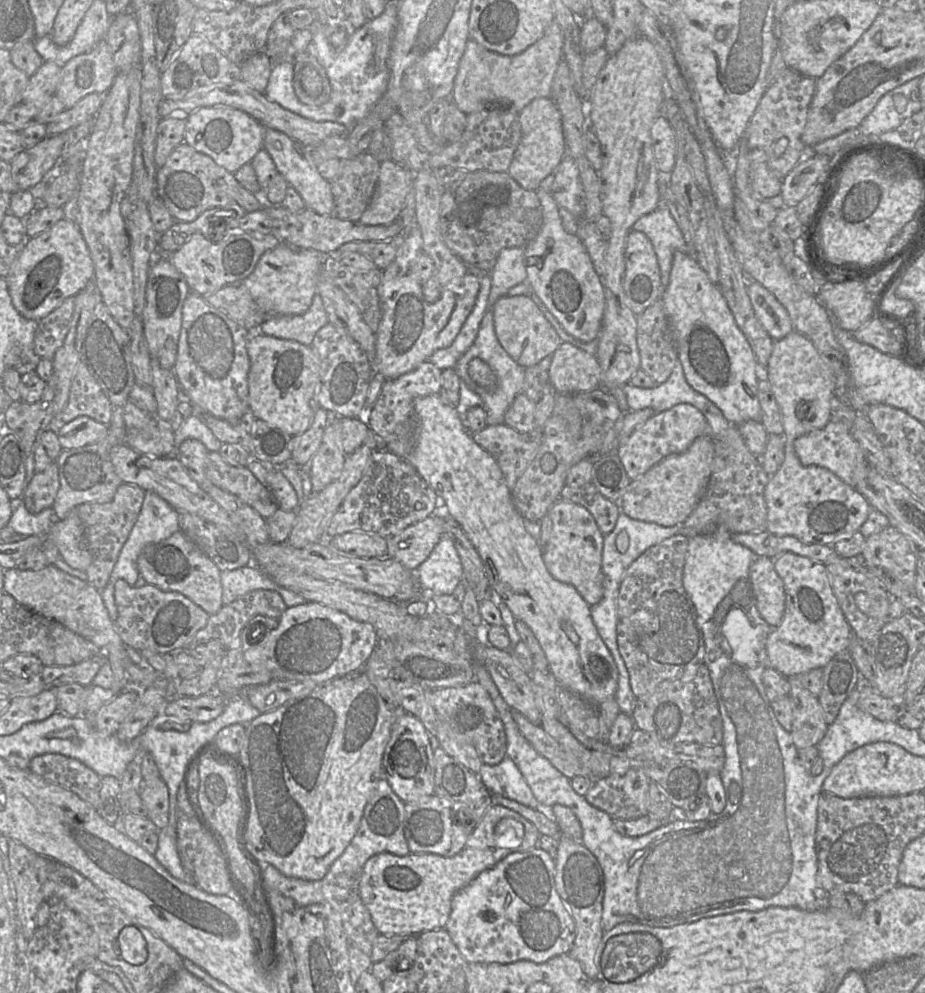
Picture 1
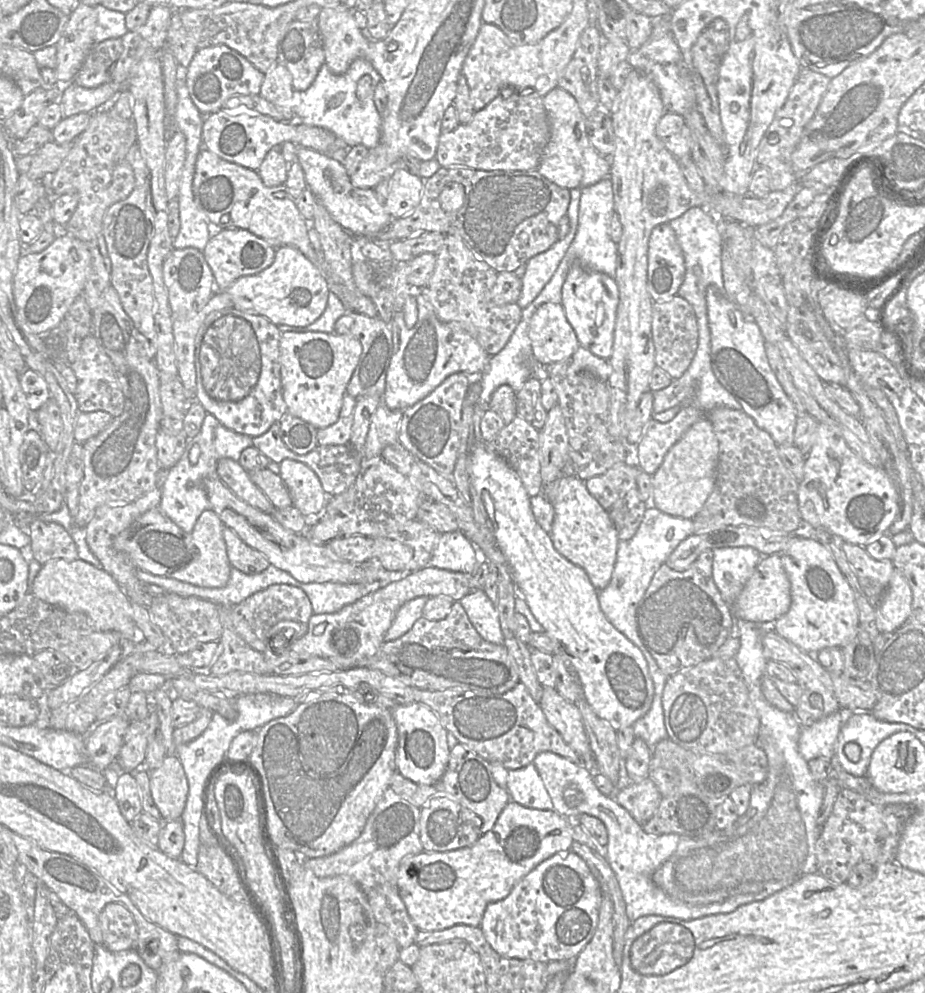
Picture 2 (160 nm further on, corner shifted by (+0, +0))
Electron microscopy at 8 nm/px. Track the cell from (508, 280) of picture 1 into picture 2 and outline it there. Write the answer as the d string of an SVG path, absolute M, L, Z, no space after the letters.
M571 189L571 200L567 211L569 218L568 234L551 246L547 251L532 257L525 264L521 276L522 290L517 304L522 308L531 304L552 279L571 246L578 227L580 190Z

